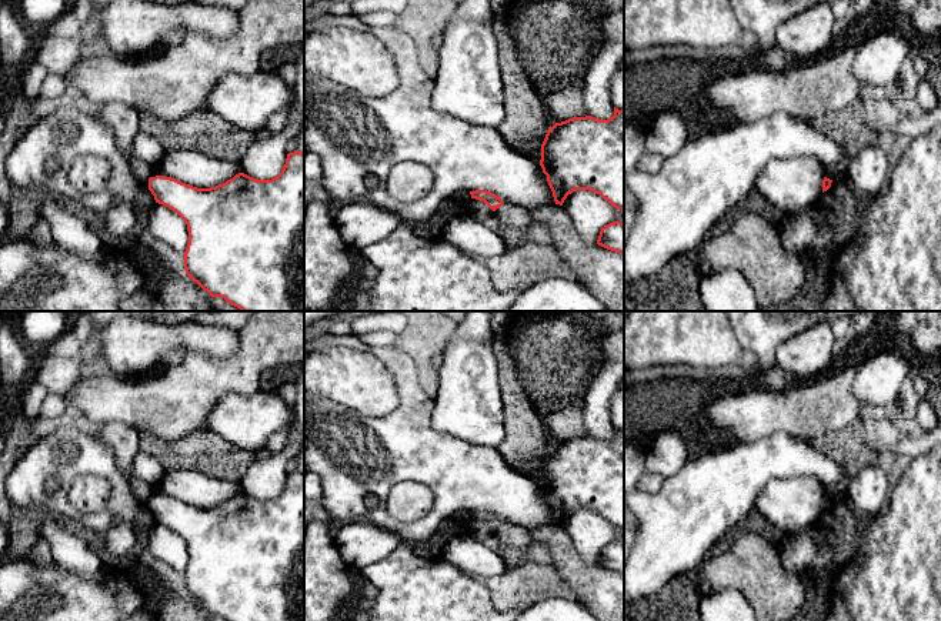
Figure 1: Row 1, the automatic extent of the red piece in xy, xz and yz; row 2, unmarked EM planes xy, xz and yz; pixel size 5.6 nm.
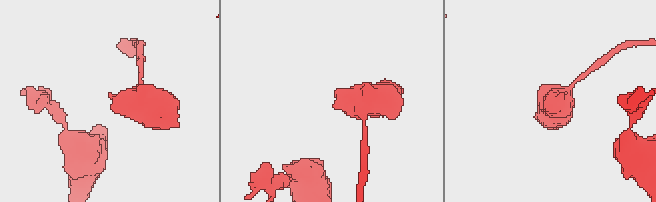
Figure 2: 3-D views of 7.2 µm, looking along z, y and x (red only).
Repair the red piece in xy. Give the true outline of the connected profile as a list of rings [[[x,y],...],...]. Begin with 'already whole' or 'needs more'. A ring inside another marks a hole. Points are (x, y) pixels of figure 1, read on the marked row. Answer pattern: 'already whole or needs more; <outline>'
already whole; [[[298,150],[288,153],[281,173],[271,180],[257,180],[238,173],[216,187],[197,188],[171,177],[156,176],[149,178],[149,190],[154,196],[156,203],[177,213],[187,224],[188,244],[183,254],[186,274],[211,297],[224,298],[241,311],[304,311],[304,153]]]

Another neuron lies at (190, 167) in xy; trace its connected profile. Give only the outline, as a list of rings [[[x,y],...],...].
[[[164,151],[158,166],[151,167],[151,177],[166,176],[197,188],[210,188],[243,173],[241,163],[213,158],[197,151]]]

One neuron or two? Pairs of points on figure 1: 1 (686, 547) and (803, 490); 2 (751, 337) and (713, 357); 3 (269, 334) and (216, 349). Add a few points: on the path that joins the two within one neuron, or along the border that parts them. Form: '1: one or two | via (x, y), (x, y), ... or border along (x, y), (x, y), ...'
1: two | border along (773, 480), (761, 490), (753, 508)
2: two | border along (731, 326), (736, 340), (756, 357), (758, 371)
3: two | border along (239, 329), (239, 349), (224, 359), (213, 360)

